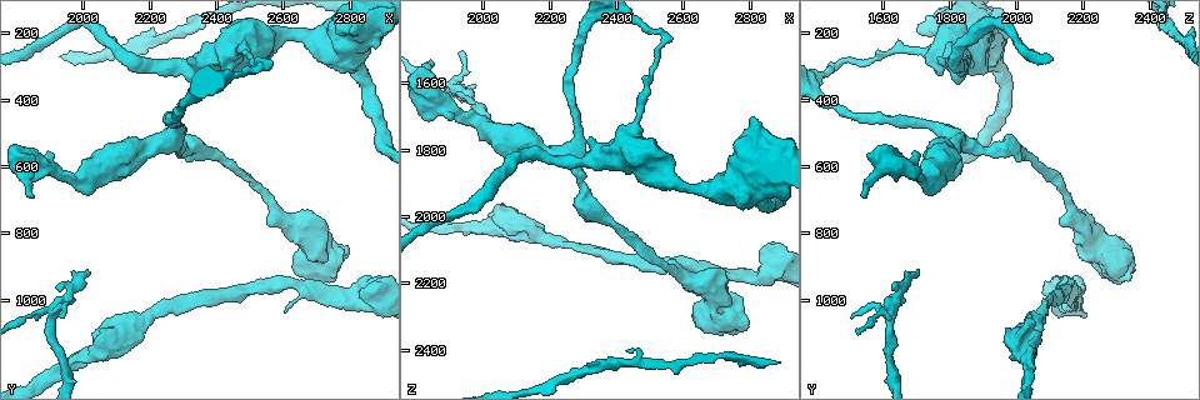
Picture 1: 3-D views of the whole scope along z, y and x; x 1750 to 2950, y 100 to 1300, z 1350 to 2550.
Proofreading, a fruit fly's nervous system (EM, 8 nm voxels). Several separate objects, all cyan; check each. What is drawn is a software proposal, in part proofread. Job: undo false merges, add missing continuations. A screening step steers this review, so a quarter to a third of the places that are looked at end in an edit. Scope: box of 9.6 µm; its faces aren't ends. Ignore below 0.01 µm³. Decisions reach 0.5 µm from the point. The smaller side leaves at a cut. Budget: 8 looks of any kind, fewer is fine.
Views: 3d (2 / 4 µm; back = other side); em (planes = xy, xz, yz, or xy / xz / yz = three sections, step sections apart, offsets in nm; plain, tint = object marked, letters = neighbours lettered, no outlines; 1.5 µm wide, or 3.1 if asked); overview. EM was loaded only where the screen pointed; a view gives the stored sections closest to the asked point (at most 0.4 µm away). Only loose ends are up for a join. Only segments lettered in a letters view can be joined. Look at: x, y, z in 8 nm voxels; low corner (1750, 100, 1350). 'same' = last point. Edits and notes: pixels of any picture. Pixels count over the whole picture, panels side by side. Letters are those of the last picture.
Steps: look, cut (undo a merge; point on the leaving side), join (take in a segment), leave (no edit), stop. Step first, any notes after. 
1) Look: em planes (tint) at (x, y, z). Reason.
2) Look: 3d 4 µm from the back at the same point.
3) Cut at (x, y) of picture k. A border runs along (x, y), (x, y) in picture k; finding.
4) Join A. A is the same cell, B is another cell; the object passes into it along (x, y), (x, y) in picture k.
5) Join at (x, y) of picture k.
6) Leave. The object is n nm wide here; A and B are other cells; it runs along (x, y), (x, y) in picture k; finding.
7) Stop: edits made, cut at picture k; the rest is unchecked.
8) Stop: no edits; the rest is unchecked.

Look: 3d 2 µm at (2010, 920, 1700). Free end.

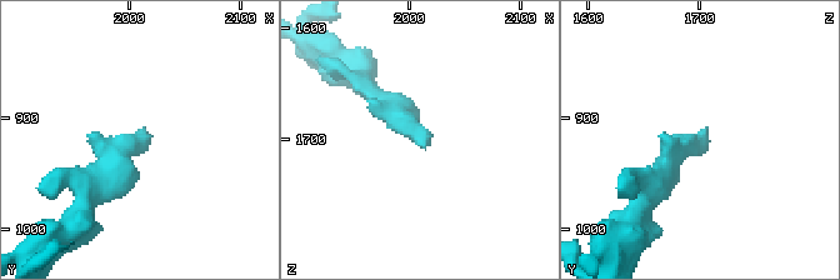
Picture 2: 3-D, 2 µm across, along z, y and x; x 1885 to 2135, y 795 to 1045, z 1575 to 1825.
Look: em planes (letters) at (2018, 914, 1708). Now the EM.

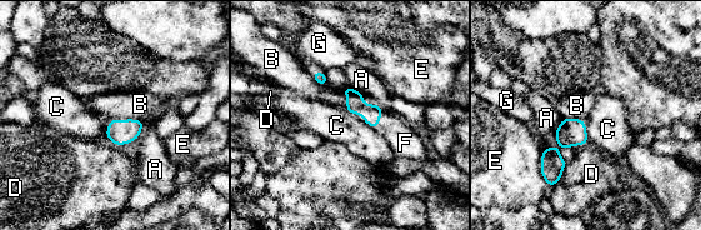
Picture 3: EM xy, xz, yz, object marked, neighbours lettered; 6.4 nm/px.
Join F. F is the same cell, A, B, C, D, E and G are other cells; the object passes into it along (120, 131), (130, 119), (145, 121) in picture 3; the cell continues.

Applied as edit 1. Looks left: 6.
Look: em xy step 8 (tint) at (2540, 300, 1460). Sharp bend.

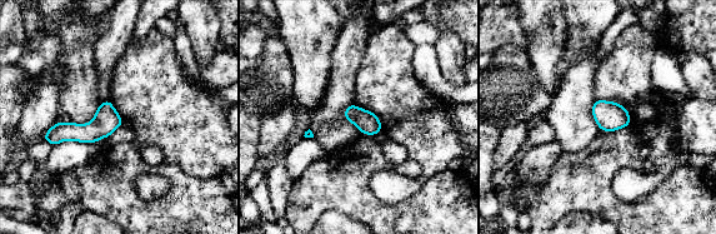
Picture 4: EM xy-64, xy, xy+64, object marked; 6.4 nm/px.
Look: em yz step 8 (letters) at the same point.

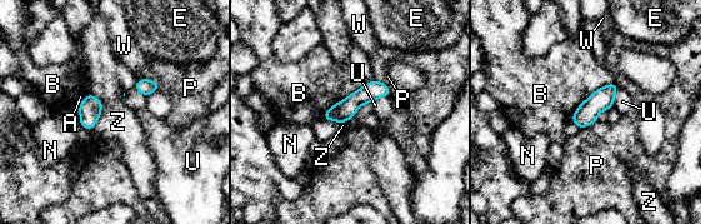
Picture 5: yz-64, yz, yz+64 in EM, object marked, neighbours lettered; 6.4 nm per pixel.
Cut at (331, 114) of picture 5. A, B, E, N, P, U, W and Z are other cells; a border runs along (340, 101), (336, 120) in picture 5; a second cell is stuck on.

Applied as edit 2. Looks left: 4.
Stop: edits made, join at picture 3, cut at picture 5; the rest is unchecked.

